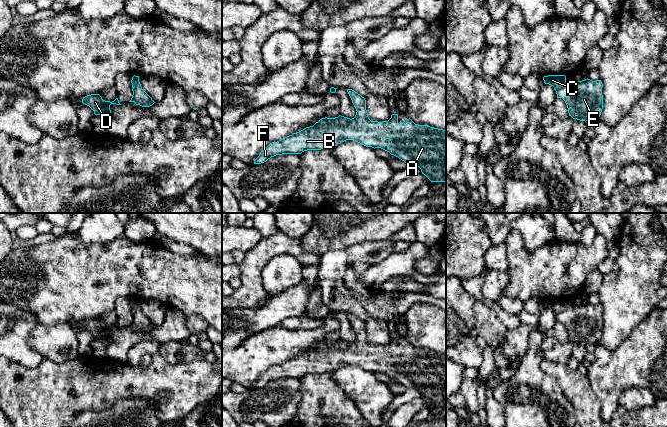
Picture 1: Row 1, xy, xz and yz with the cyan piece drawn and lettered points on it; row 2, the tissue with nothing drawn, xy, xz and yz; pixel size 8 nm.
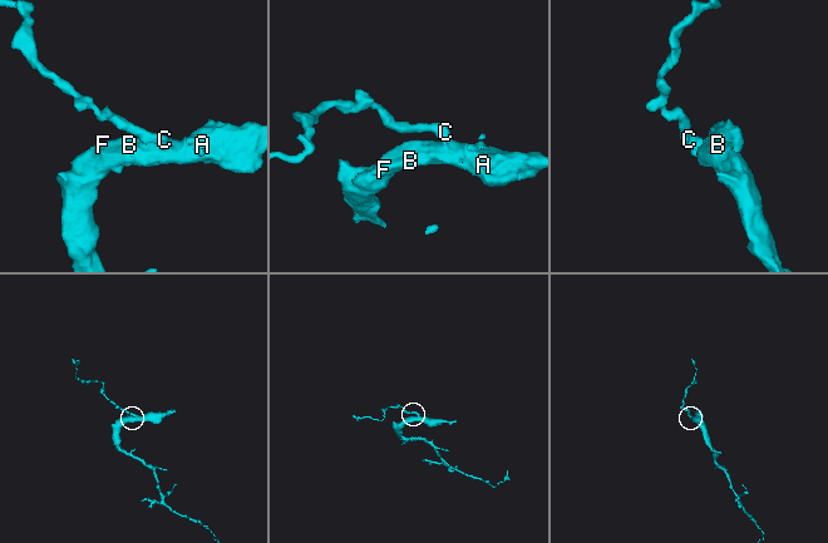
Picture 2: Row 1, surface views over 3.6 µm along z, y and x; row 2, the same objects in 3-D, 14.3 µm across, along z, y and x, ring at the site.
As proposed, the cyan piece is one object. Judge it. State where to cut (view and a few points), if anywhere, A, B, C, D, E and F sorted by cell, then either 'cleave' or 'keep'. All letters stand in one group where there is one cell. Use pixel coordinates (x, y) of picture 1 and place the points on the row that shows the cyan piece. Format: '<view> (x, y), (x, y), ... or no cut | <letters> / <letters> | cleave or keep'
no cut | A B C D E F | keep

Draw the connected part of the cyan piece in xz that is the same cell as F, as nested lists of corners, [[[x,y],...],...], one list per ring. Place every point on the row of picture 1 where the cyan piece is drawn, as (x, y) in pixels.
[[[352,89],[347,92],[357,111],[354,118],[341,115],[322,118],[313,126],[270,143],[254,164],[276,155],[332,149],[341,142],[353,140],[366,147],[381,148],[407,165],[418,166],[431,182],[446,182],[446,130],[418,125],[410,118],[399,125],[398,114],[392,114],[388,121],[371,121],[365,98]]]

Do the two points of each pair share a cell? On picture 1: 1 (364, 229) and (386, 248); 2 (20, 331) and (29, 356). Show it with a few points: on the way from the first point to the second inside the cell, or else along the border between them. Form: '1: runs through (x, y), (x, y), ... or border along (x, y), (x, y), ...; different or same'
1: border along (388, 237), (362, 240), (353, 245); different
2: runs through (20, 337), (20, 347), (23, 350); same

